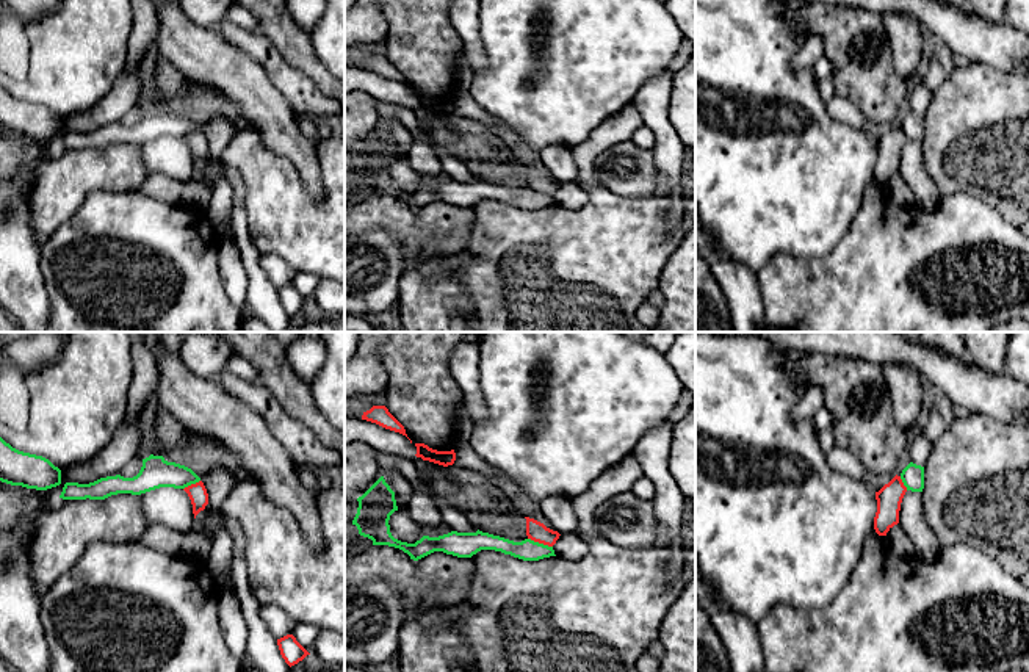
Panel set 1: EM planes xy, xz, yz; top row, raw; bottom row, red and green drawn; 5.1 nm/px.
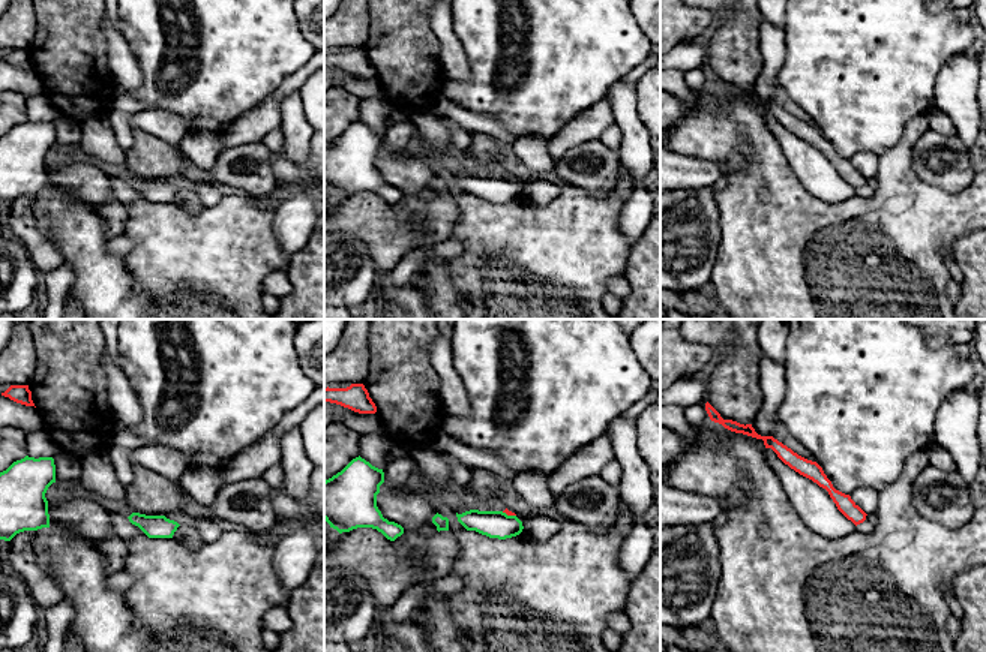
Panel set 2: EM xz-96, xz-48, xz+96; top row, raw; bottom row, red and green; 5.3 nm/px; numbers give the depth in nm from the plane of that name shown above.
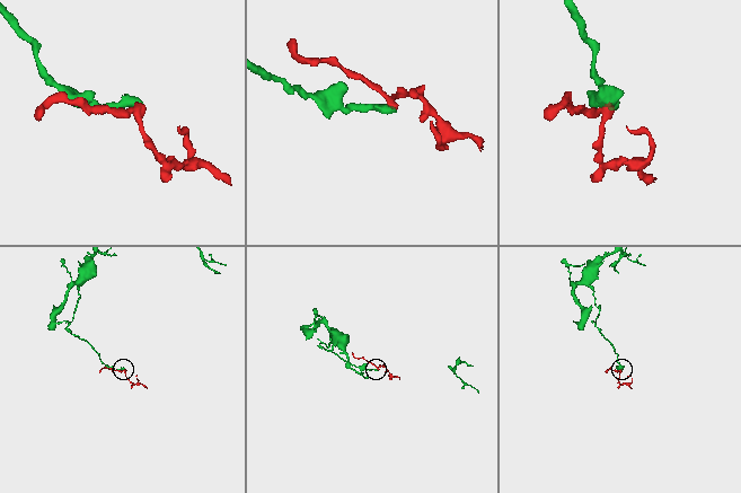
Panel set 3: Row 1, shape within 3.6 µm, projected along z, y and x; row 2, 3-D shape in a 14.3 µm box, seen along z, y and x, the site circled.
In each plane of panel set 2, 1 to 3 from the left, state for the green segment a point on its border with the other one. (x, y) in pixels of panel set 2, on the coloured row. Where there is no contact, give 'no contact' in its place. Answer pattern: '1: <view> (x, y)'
1: no contact
2: xz-48 (509, 514)
3: no contact

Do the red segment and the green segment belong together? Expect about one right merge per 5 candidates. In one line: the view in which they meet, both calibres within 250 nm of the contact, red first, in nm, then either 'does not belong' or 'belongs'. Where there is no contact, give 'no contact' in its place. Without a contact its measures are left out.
xz | 100/110 nm | does not belong

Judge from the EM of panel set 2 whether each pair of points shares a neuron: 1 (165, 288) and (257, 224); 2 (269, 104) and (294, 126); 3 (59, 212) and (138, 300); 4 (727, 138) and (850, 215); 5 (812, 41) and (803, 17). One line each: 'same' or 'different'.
1: same
2: different
3: same
4: same
5: same

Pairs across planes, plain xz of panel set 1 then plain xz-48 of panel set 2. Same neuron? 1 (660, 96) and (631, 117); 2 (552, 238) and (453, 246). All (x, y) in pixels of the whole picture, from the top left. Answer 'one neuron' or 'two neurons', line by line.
1: one neuron
2: two neurons

